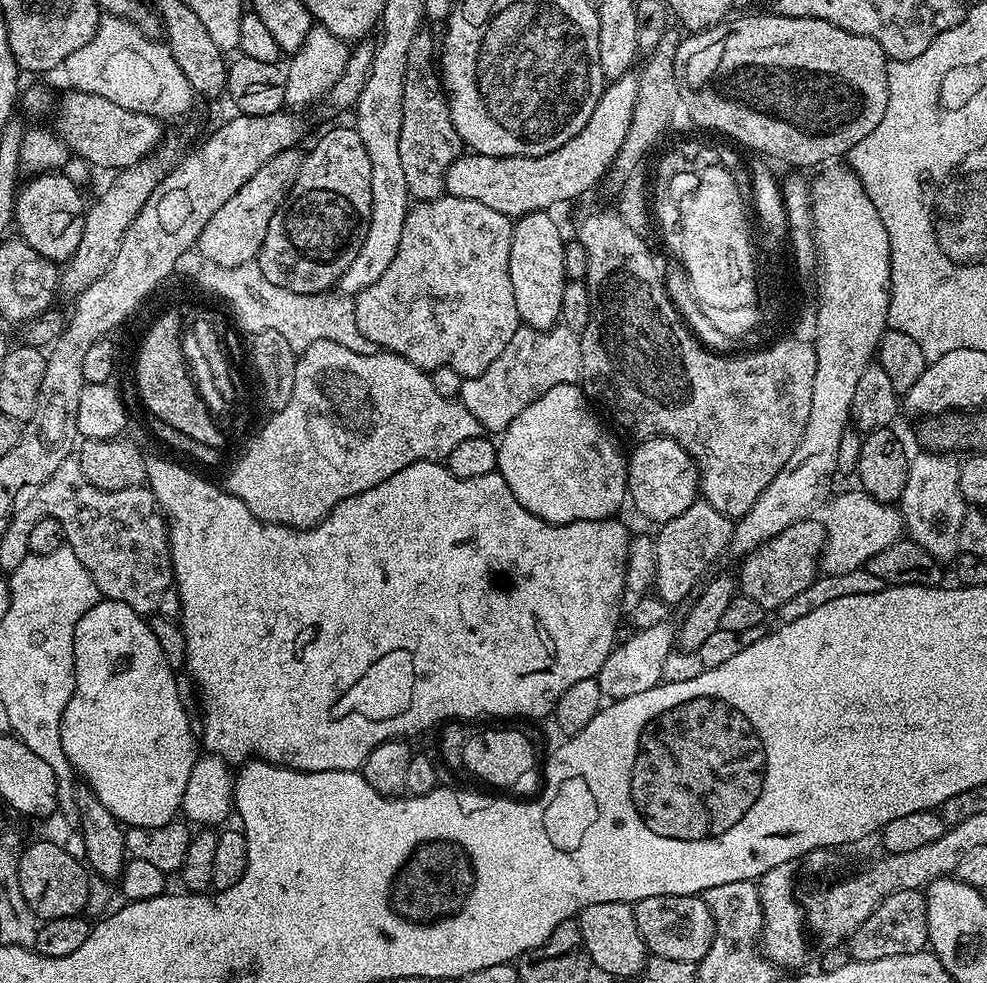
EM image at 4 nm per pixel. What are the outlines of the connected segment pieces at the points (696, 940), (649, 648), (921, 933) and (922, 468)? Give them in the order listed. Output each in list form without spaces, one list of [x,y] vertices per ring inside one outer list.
[[[699,895],[642,898],[636,901],[632,913],[645,949],[653,956],[682,958],[682,962],[696,964],[706,950],[710,950],[710,942],[714,938],[714,918]]]
[[[671,619],[663,620],[658,622],[658,626],[633,631],[629,640],[619,641],[596,677],[603,697],[610,700],[631,698],[632,695],[642,694],[642,690],[650,690],[655,684],[663,681],[663,667],[668,656],[674,652],[674,645],[678,640],[677,625],[672,623]]]
[[[898,890],[890,894],[854,930],[850,937],[850,956],[853,960],[874,962],[874,958],[886,958],[890,954],[914,954],[929,947],[928,923],[926,922],[927,895],[920,890]]]
[[[920,450],[917,456],[915,453],[908,462],[906,490],[902,490],[898,501],[907,535],[922,546],[926,554],[941,562],[955,561],[960,552],[958,530],[966,511],[962,490],[958,486],[960,464],[952,460],[955,459],[943,452]]]

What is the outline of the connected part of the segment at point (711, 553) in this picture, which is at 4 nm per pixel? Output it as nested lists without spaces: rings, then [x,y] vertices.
[[[703,498],[697,499],[696,503],[682,510],[678,518],[663,521],[659,525],[660,533],[655,533],[654,536],[656,542],[655,595],[665,600],[669,606],[680,603],[683,605],[693,595],[692,587],[703,578],[704,571],[720,555],[723,557],[727,553],[728,543],[732,537],[732,526],[733,521],[729,517],[714,510],[714,506],[707,504]]]

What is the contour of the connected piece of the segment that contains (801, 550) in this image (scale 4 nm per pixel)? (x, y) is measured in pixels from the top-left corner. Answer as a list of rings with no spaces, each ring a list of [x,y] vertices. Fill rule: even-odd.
[[[820,518],[794,522],[794,526],[786,526],[777,536],[771,536],[764,544],[760,544],[744,557],[739,565],[738,588],[741,593],[765,610],[778,610],[782,602],[794,598],[801,590],[806,590],[810,582],[814,582],[820,568],[820,556],[824,553],[824,539],[828,537],[825,521]]]

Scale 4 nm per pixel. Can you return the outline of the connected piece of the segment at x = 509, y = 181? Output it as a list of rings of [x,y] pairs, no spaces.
[[[635,75],[619,76],[605,87],[590,122],[558,150],[541,156],[481,156],[462,154],[444,175],[447,195],[477,200],[509,218],[531,212],[548,212],[563,200],[576,200],[588,192],[615,165],[626,142],[636,109],[640,81]]]

